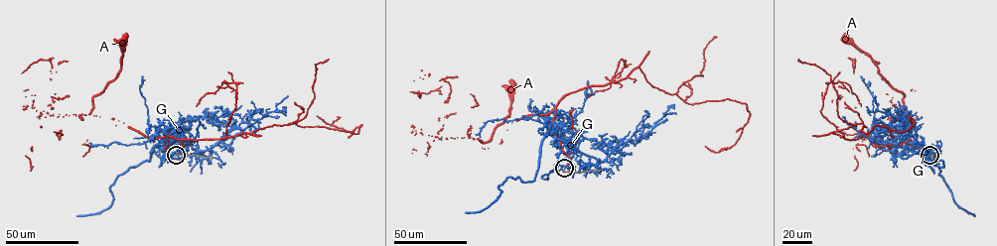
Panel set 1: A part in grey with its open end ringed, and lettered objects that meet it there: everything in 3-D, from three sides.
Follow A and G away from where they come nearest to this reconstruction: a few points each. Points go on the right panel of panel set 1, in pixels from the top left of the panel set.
A: (929, 155), (829, 134), (862, 123), (865, 134), (903, 132), (908, 116)
G: (930, 154), (902, 132), (893, 139), (903, 159), (924, 146), (900, 118), (867, 107)

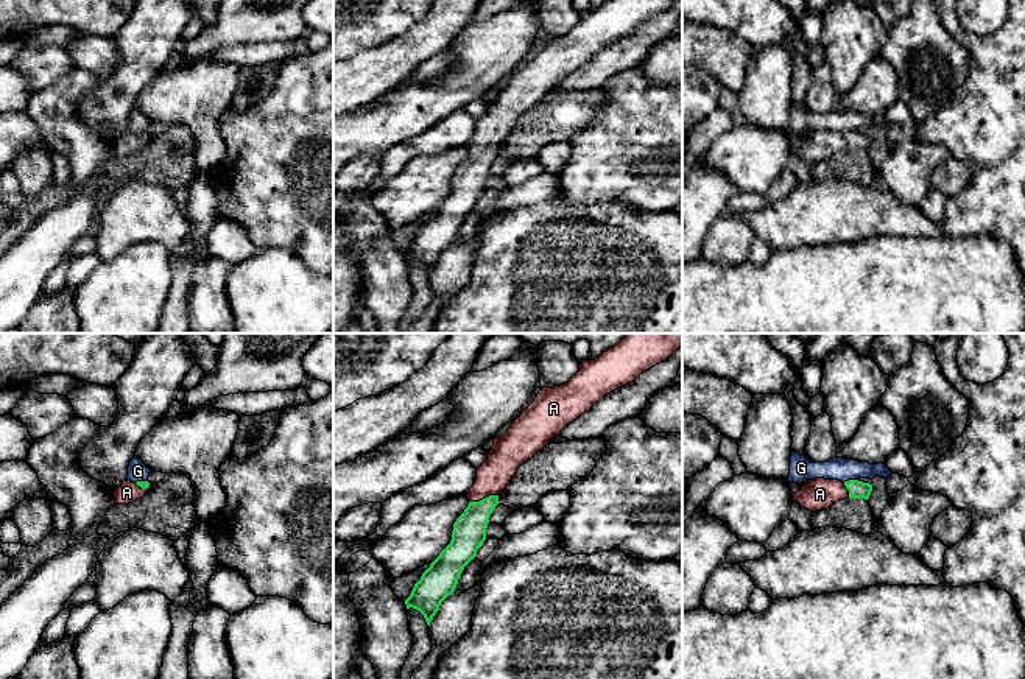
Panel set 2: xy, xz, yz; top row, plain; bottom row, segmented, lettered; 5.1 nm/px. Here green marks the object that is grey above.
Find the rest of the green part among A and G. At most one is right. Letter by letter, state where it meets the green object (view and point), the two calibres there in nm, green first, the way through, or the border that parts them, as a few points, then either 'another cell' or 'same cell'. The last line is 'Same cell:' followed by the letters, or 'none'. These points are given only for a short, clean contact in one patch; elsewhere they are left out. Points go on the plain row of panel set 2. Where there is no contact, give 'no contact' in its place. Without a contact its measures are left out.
A: contact xz (483, 150); calibres 180 and 170 nm; way xz (469, 182), (483, 150), (493, 126), (505, 108); same cell
G: contact yz (849, 131); calibres 100 and 120 nm; border yz (857, 130), (843, 133); another cell
Same cell: A

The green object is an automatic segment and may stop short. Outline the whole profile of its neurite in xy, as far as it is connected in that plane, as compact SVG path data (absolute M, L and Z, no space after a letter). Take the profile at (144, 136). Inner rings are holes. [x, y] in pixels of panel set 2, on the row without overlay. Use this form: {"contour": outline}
{"contour": "M125 131L115 142L114 142L114 151L115 156L128 156L139 150L142 150L146 142L150 140L148 132L128 132Z"}

